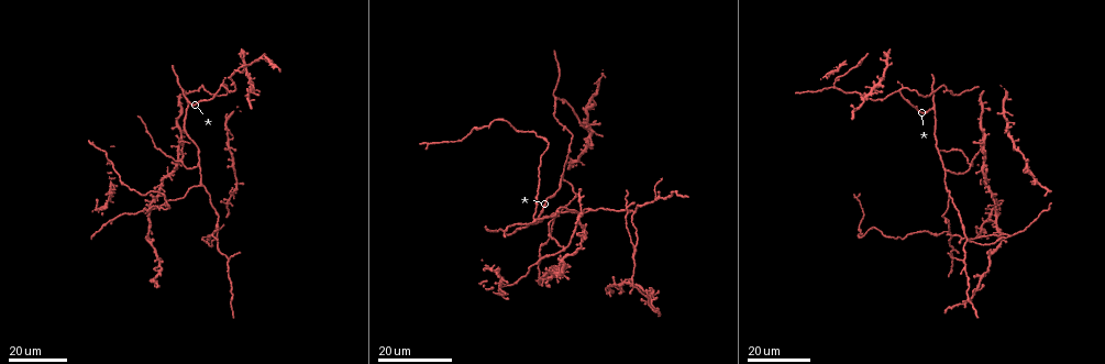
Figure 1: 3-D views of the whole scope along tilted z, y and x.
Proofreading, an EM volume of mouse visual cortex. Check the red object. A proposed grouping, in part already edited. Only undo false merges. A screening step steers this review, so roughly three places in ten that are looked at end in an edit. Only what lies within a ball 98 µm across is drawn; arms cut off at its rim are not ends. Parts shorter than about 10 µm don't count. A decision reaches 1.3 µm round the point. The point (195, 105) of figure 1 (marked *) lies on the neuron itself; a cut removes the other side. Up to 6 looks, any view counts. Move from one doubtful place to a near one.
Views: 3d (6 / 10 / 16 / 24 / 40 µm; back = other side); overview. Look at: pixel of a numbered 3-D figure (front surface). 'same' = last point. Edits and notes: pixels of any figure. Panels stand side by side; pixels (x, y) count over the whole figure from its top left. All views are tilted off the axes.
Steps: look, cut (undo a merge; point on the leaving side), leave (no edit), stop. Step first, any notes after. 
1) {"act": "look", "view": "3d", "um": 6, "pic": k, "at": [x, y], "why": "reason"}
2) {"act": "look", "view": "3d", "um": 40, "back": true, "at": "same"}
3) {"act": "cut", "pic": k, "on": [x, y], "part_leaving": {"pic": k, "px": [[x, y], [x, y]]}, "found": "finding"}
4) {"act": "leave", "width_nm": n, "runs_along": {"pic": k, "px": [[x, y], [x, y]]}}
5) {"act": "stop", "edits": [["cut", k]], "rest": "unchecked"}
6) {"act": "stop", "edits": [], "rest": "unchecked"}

{"act": "look", "view": "3d", "um": 16, "pic": 1, "at": [207, 192], "why": "a narrow waist"}

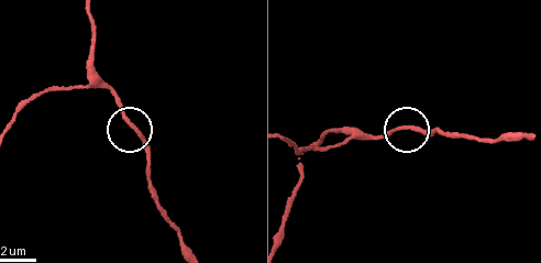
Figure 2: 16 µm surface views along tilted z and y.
{"act": "look", "view": "3d", "um": 6, "pic": 2, "at": [127, 123]}

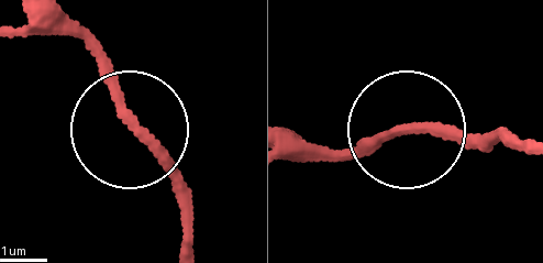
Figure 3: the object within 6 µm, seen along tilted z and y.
{"act": "leave", "width_nm": 190, "runs_along": {"pic": 3, "px": [[298, 141], [350, 152], [431, 123], [489, 138]]}, "found": "all the same neuron"}

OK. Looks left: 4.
{"act": "look", "view": "3d", "um": 24, "pic": 1, "at": [972, 165], "why": "side arm on a straight run"}

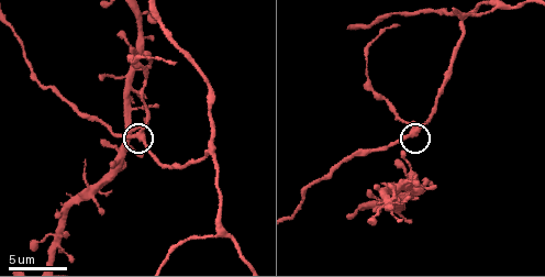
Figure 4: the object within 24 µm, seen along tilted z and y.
{"act": "look", "view": "3d", "um": 10, "pic": 4, "at": [134, 136], "why": "closer look"}

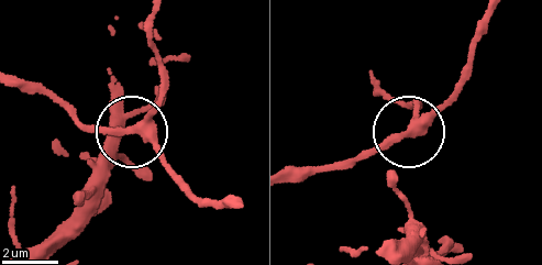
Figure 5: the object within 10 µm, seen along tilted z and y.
{"act": "leave", "runs_along": {"pic": 5, "px": [[243, 206], [194, 197], [137, 130], [164, 81]]}, "found": "all the same neuron"}

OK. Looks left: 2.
{"act": "look", "view": "3d", "um": 24, "pic": 1, "at": [1008, 235], "why": "side arm on a straight run"}

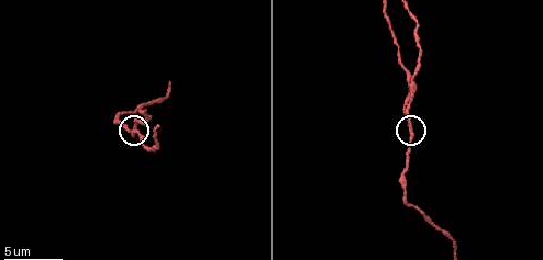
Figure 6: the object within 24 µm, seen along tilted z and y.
{"act": "look", "view": "3d", "um": 10, "pic": 6, "at": [410, 132]}

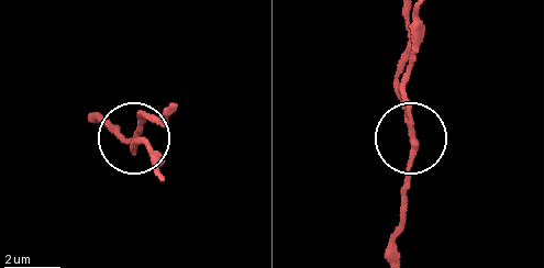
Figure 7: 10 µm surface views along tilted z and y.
{"act": "cut", "pic": 7, "on": [143, 120], "arms": 3, "found": "two neurons meet here"}

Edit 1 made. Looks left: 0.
{"act": "stop", "edits": [["cut", 7]], "rest": "unchecked"}

